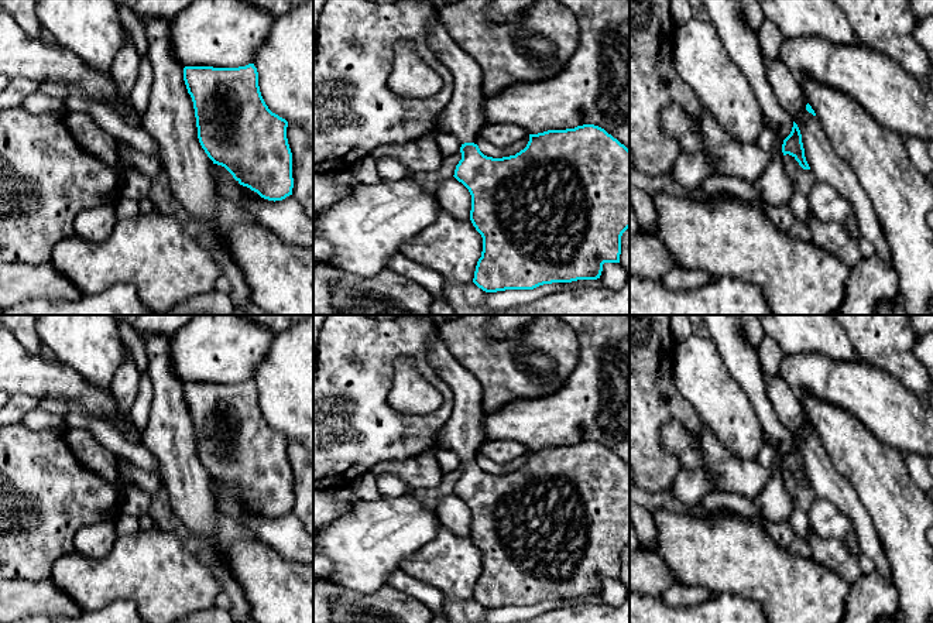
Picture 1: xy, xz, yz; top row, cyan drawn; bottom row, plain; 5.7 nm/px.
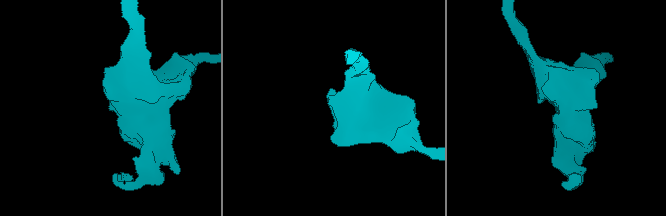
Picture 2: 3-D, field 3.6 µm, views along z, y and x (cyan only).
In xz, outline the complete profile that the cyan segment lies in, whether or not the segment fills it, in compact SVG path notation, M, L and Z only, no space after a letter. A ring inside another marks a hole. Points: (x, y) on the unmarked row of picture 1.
M438 331L428 343L428 360L455 396L450 418L436 435L436 448L450 449L462 459L462 476L453 493L471 511L470 537L483 554L473 599L486 609L534 606L552 599L597 596L604 579L620 579L621 552L630 544L630 466L604 445L583 441L529 451L526 463L515 472L484 472L477 462L480 446L486 441L481 384L453 357Z

